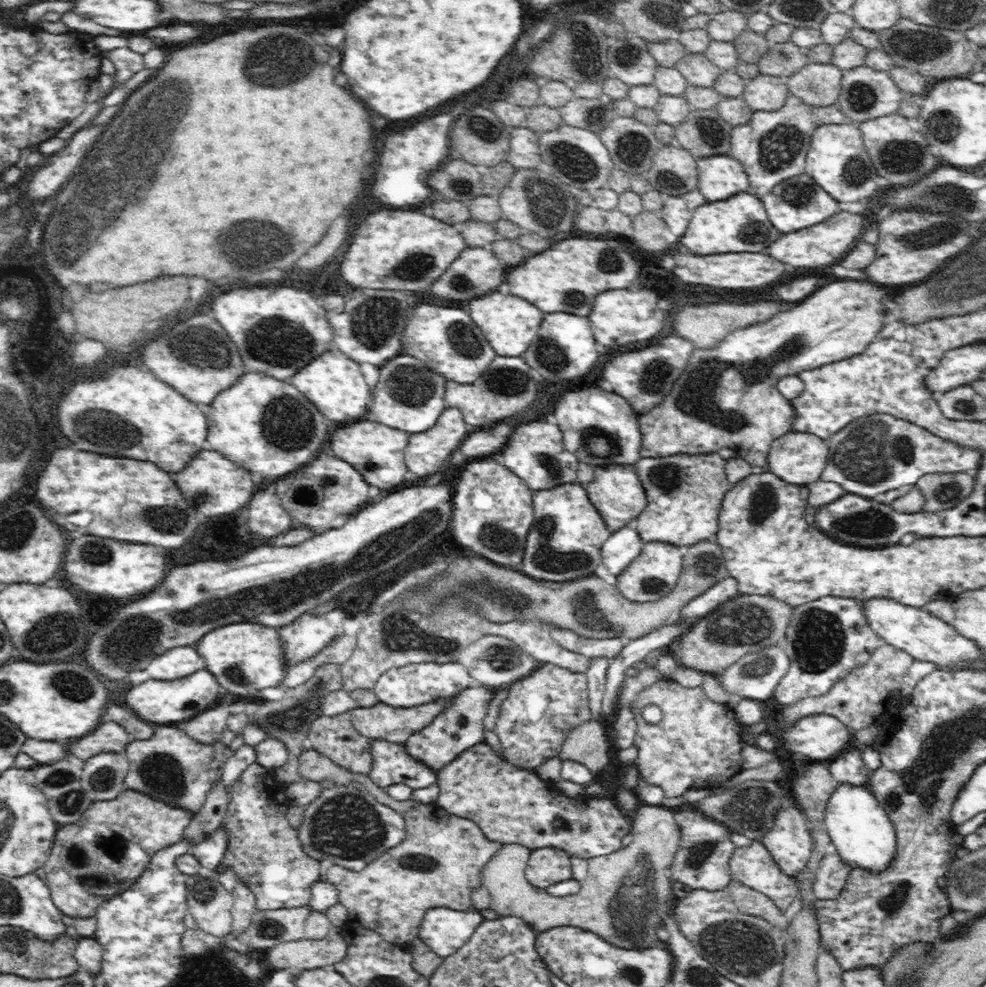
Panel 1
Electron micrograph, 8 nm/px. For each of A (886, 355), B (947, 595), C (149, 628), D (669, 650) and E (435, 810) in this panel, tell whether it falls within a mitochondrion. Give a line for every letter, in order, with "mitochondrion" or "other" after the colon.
A: other
B: other
C: mitochondrion
D: other
E: other

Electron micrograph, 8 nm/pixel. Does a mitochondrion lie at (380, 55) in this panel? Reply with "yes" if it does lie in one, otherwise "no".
no

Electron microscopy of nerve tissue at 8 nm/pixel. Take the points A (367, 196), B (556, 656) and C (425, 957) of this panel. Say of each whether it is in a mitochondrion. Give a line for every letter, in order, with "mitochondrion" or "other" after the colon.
A: other
B: other
C: other

